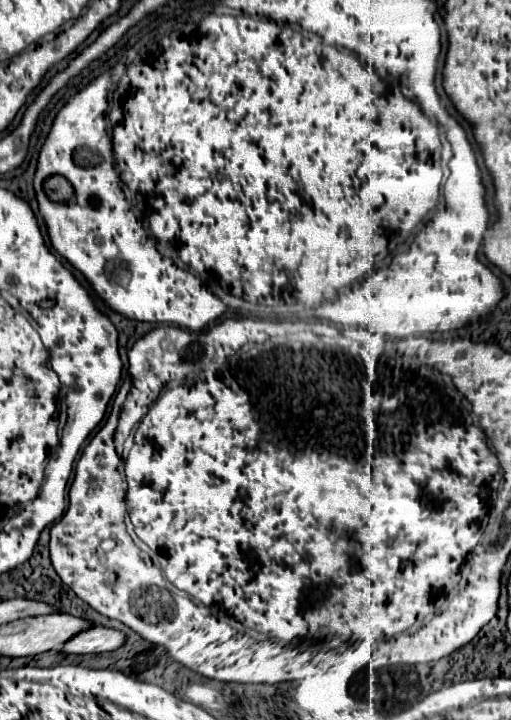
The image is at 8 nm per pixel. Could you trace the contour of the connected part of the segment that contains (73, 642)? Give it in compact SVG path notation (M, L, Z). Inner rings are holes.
M90 627L84 629L82 633L76 633L70 637L70 641L64 643L60 653L76 653L76 655L86 655L86 653L106 653L114 651L124 643L124 635L116 629L106 629L106 627Z

